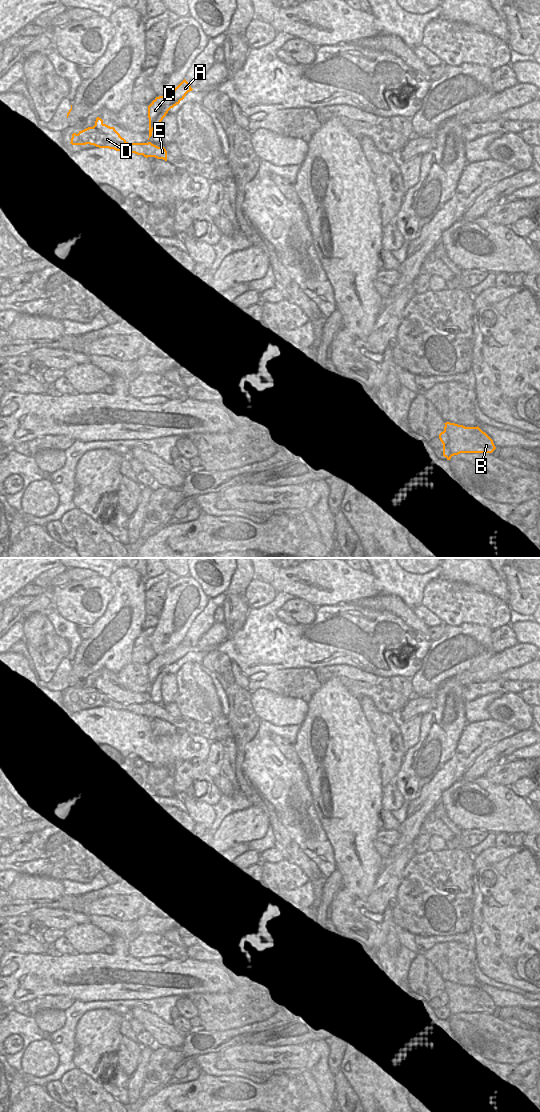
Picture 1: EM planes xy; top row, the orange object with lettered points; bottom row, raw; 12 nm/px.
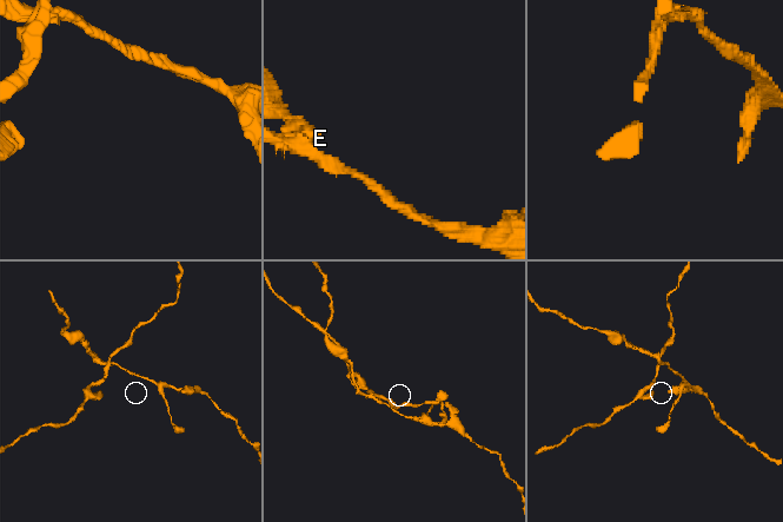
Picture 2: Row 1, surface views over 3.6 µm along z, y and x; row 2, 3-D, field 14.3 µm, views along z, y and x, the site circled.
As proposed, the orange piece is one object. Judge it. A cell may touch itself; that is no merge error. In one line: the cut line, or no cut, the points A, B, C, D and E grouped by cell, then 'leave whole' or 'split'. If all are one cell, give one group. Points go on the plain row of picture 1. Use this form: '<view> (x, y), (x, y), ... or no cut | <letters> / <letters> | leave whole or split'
xy (146, 703), (142, 714) | A C E / B D | split

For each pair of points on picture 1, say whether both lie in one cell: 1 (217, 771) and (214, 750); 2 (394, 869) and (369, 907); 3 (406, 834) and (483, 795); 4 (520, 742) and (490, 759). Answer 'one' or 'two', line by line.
1: one
2: one
3: two
4: one

